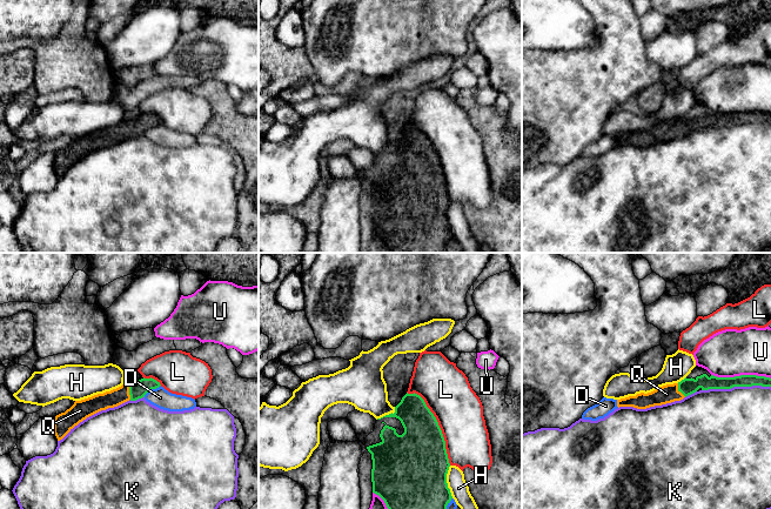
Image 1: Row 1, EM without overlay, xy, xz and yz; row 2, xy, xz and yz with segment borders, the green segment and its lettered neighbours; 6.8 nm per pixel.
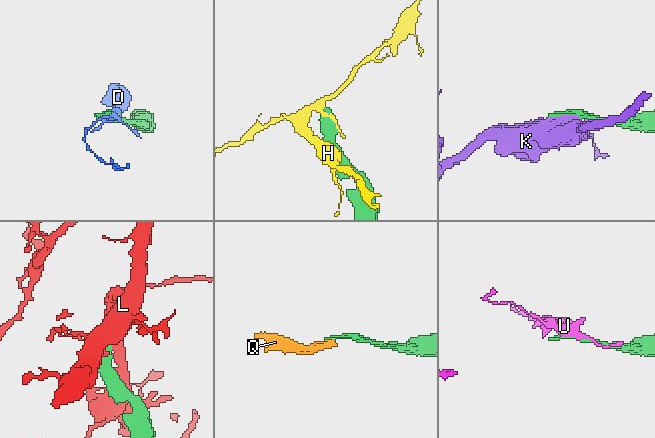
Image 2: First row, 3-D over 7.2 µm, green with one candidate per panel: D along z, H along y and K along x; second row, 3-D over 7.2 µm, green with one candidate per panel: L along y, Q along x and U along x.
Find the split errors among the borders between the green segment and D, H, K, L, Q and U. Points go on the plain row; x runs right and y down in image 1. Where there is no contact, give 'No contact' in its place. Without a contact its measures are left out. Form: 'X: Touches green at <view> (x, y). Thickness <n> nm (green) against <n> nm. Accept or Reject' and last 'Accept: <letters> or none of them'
D: Touches green at xy (152, 125). Thickness 120 nm (green) against 140 nm. Reject
H: Touches green at xz (446, 219). Thickness 500 nm (green) against 130 nm. Reject
K: Touches green at yz (736, 122). Thickness 90 nm (green) against 480 nm. Reject
L: Touches green at xz (437, 161). Thickness 380 nm (green) against 320 nm. Reject
Q: Touches green at xy (129, 128). Thickness 120 nm (green) against 120 nm. Accept
U: Touches green at yz (741, 112). Thickness 90 nm (green) against 320 nm. Reject
Accept: Q

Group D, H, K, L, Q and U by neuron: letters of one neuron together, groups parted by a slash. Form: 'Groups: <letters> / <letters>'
Groups: D / H / K / L / Q / U

